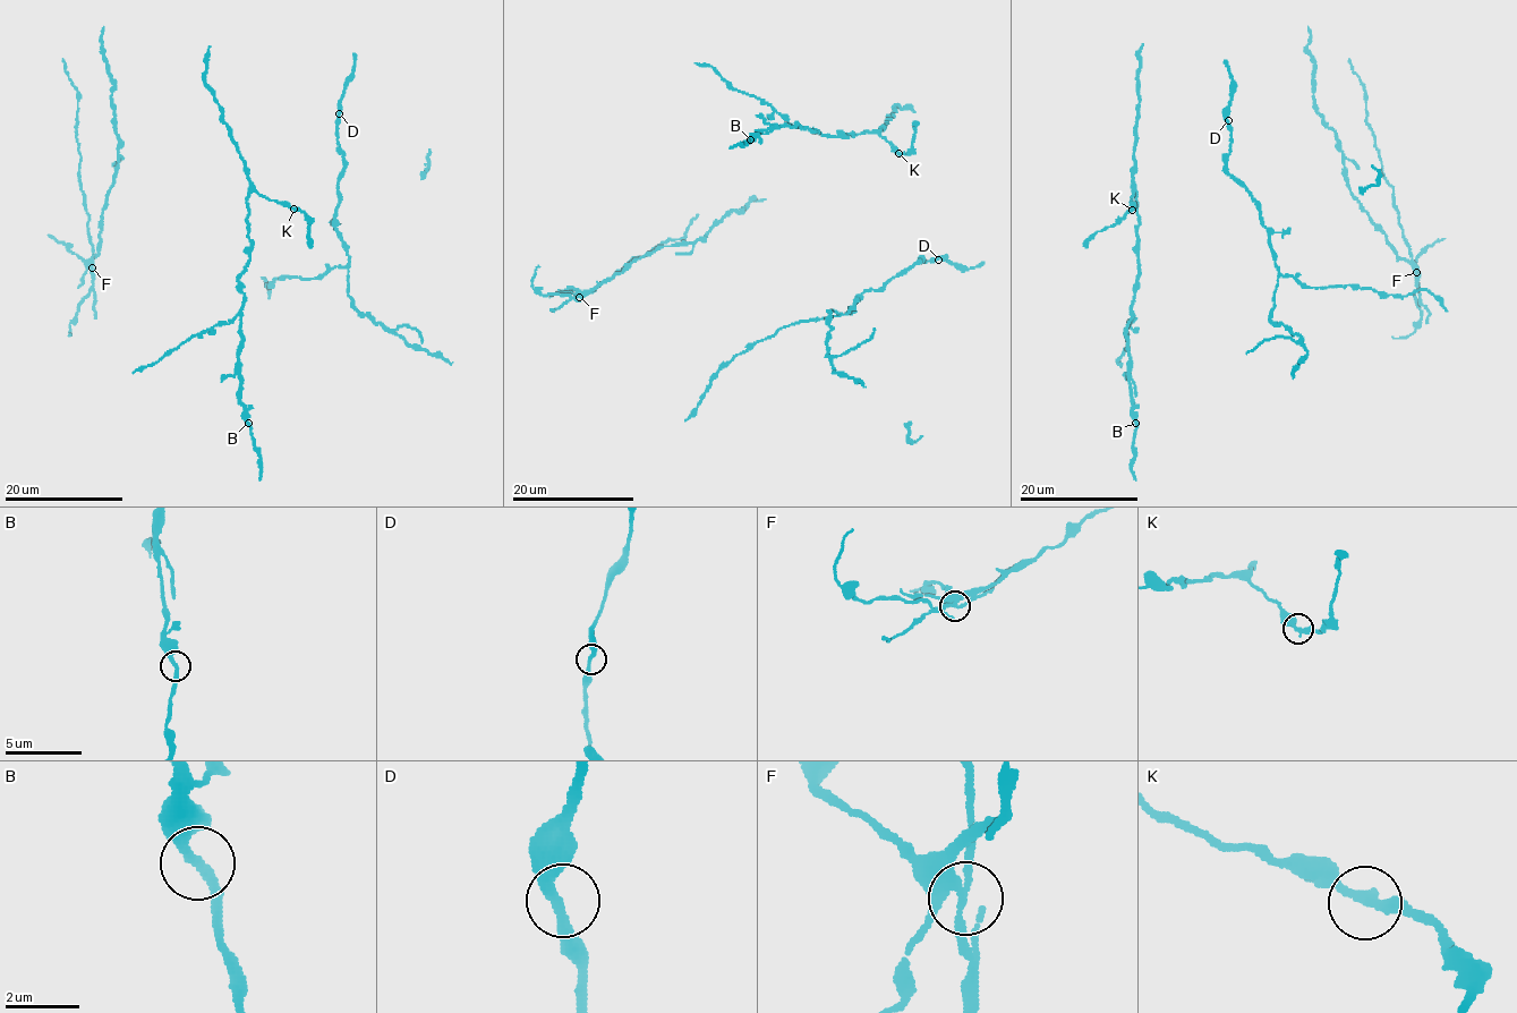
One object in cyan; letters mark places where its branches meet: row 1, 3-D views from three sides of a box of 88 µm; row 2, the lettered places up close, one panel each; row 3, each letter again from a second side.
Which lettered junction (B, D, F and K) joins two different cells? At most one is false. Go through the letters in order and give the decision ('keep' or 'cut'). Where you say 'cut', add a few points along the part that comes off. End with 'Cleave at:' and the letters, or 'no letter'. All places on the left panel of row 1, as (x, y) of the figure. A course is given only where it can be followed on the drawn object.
B: keep
D: keep
F: cut; foreign part runs (92, 267), (93, 245), (87, 230), (76, 142), (77, 91), (65, 70), (62, 59)
K: keep
Cleave at: F

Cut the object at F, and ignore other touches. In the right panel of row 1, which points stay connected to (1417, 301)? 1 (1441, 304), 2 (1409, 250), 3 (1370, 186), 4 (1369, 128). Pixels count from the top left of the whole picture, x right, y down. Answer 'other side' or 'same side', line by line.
1: other side
2: same side
3: other side
4: same side

